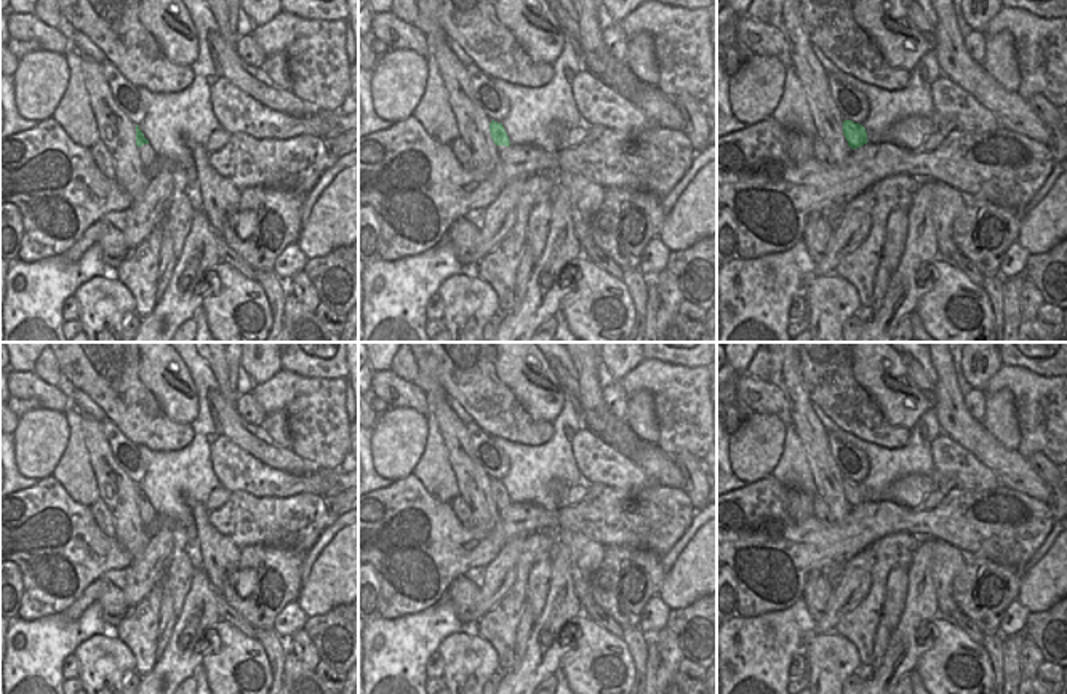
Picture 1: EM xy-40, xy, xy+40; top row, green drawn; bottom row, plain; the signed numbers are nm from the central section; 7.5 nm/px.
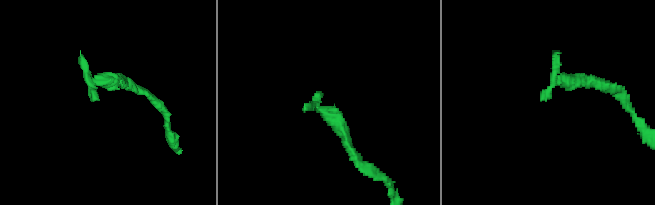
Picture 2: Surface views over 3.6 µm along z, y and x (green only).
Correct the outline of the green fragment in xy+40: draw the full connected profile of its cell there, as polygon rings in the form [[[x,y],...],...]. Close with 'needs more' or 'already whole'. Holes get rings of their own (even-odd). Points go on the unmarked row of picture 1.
[[[837,432],[829,433],[830,454],[841,473],[843,493],[851,507],[867,502],[867,489],[862,485],[869,473],[869,459],[853,443],[841,438]]]; needs more

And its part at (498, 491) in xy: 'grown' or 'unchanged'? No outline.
grown

